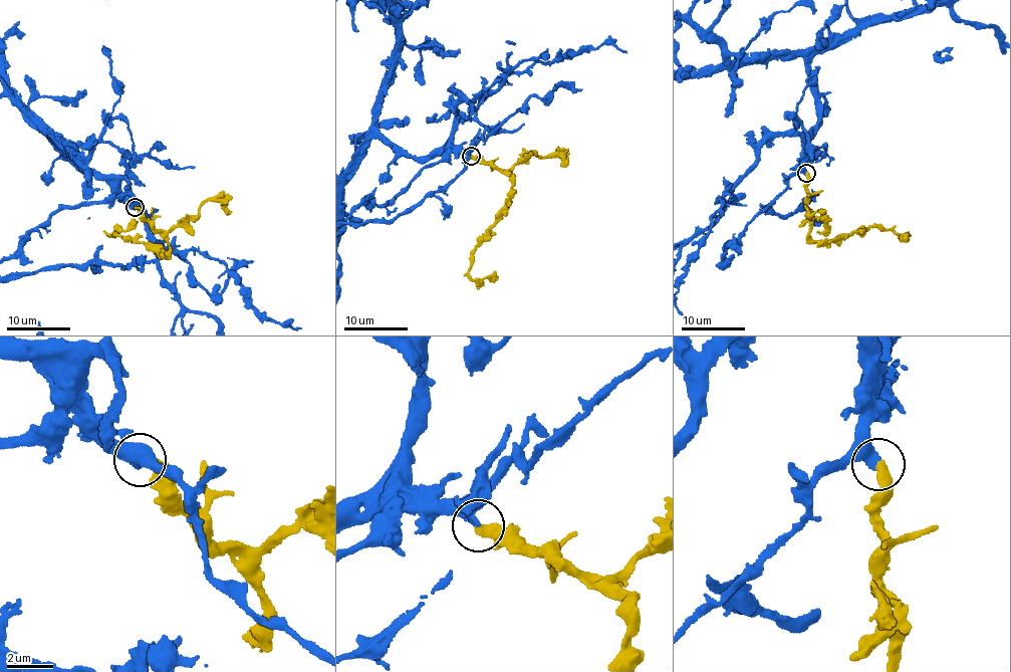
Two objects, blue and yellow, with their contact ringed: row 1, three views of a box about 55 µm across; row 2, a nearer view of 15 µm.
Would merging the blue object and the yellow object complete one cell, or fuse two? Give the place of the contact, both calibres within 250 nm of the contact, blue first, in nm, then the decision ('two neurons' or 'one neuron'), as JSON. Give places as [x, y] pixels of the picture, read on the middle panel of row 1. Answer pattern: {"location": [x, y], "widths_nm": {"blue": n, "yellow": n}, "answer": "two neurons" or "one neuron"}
{"location": [471, 156], "widths_nm": {"blue": 500, "yellow": 440}, "answer": "one neuron"}

